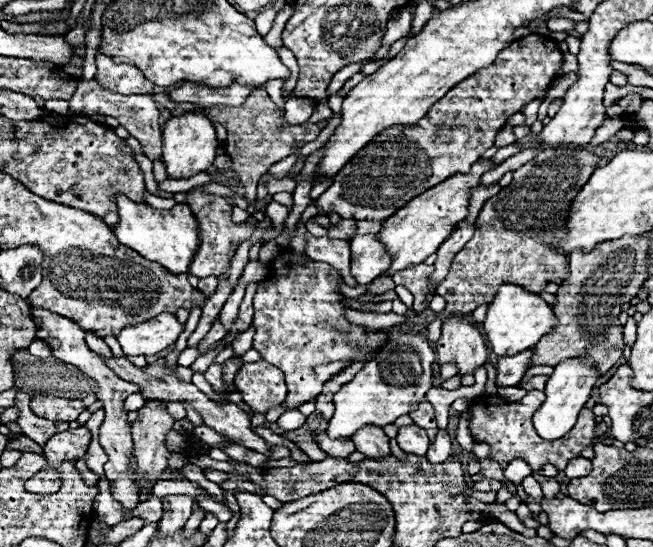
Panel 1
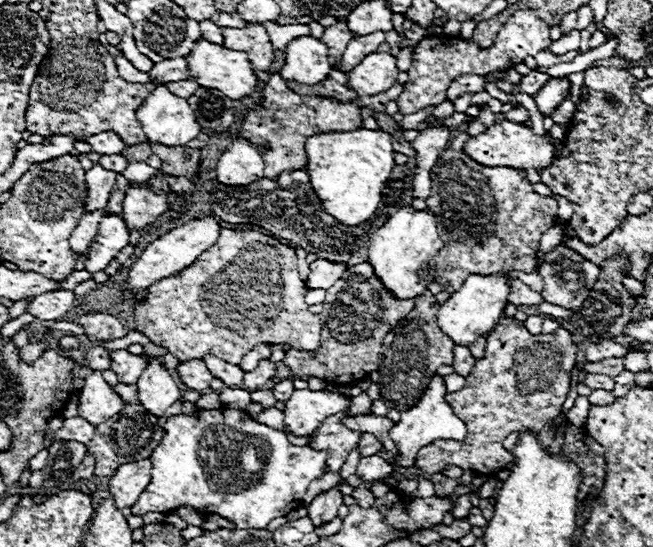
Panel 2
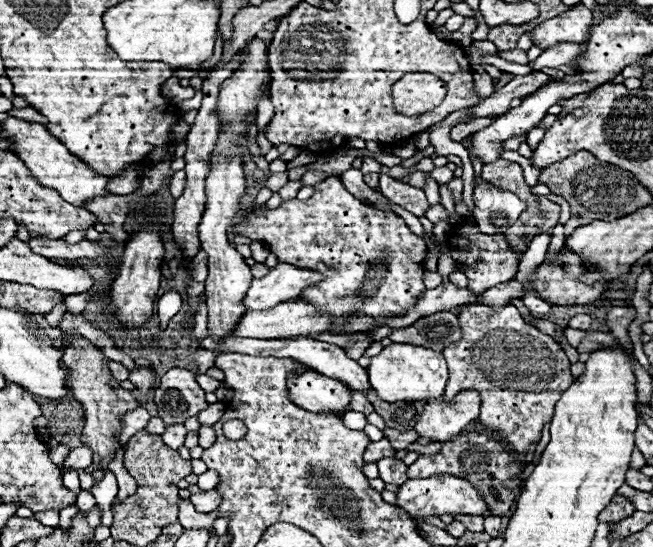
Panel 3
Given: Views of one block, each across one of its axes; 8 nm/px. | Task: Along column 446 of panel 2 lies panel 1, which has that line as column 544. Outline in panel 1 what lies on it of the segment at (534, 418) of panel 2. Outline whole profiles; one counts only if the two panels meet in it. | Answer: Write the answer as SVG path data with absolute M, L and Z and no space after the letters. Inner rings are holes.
M530 390L530 392L526 392L526 396L522 400L516 400L516 402L508 402L506 398L500 398L498 394L494 394L494 396L480 394L468 406L470 436L474 438L474 442L484 442L490 446L490 460L498 462L502 470L512 460L524 460L532 470L540 470L544 464L554 464L554 466L558 466L558 470L564 470L568 460L580 456L584 448L594 446L596 416L592 414L592 410L582 408L572 432L568 432L566 436L562 436L560 440L554 440L554 442L542 440L540 436L536 436L536 430L532 428L532 412L536 412L536 408L540 408L542 402L544 402L544 392L540 392L540 390Z

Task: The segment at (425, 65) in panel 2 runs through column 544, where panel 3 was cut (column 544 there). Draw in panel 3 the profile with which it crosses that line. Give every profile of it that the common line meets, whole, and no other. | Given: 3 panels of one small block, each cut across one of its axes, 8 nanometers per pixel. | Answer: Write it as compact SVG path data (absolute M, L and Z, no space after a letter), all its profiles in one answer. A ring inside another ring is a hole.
M578 2L570 10L562 12L552 20L546 20L528 34L534 38L536 46L546 50L558 42L582 44L584 40L588 40L590 26L592 26L592 12L582 2Z

